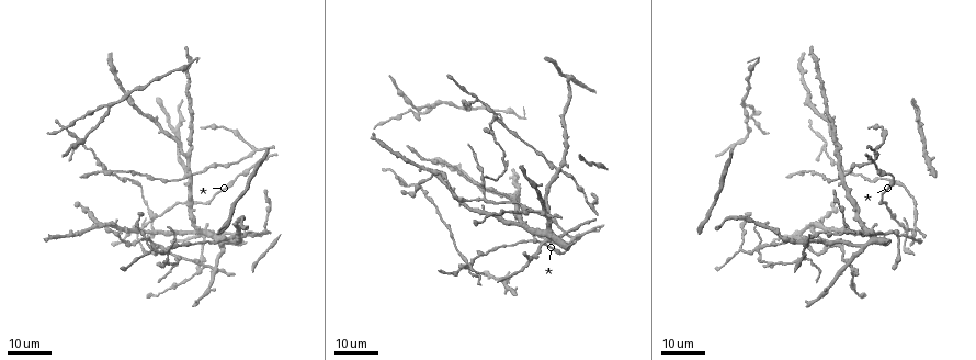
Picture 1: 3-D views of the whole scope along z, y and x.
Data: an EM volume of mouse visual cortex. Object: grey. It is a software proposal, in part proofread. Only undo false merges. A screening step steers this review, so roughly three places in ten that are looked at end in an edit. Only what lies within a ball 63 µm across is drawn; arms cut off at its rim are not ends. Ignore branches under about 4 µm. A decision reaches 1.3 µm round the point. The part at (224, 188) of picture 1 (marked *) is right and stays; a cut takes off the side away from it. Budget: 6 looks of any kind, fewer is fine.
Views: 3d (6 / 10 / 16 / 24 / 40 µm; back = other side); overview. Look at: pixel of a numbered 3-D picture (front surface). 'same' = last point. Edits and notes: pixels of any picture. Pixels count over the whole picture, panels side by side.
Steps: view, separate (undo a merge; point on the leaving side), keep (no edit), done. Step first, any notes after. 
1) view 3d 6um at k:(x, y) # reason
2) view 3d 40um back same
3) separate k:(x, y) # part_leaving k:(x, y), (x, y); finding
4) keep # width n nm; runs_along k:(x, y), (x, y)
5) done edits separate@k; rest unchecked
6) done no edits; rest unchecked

view 3d 16um at 1:(547, 241) # two arms in line, one across

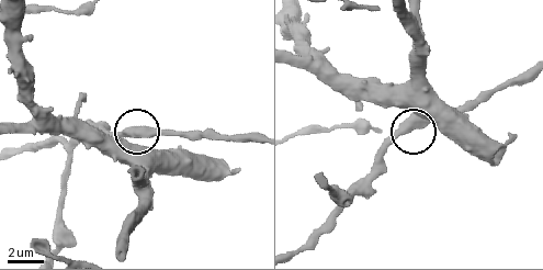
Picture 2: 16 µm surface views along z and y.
view 3d 10um at 2:(414, 127) # zoom in

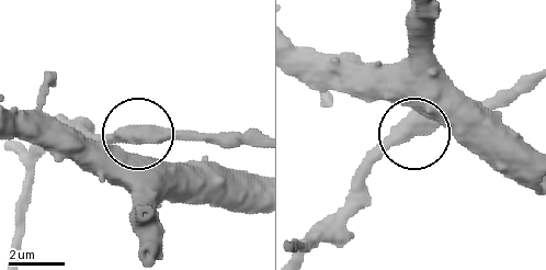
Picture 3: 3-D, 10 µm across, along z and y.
keep # width 410 nm; all the same neuron

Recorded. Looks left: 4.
view 3d 24um at 1:(908, 226)

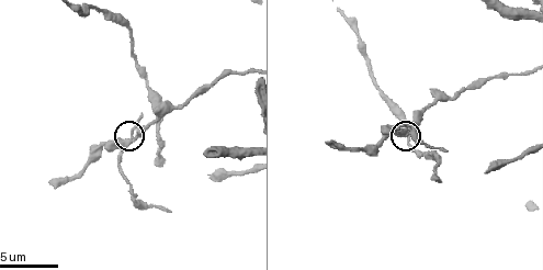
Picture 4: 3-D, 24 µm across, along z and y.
view 3d 10um at 4:(128, 140)

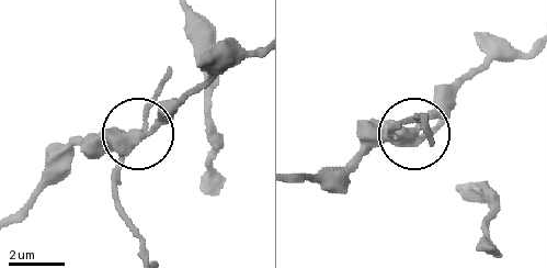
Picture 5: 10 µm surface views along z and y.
separate 5:(116, 183) # side_arm 10 um; part_leaving 5:(132, 145), (117, 178), (117, 207), (139, 248); a second neuron is stuck on

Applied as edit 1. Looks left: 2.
done edits separate@5; rest unchecked

